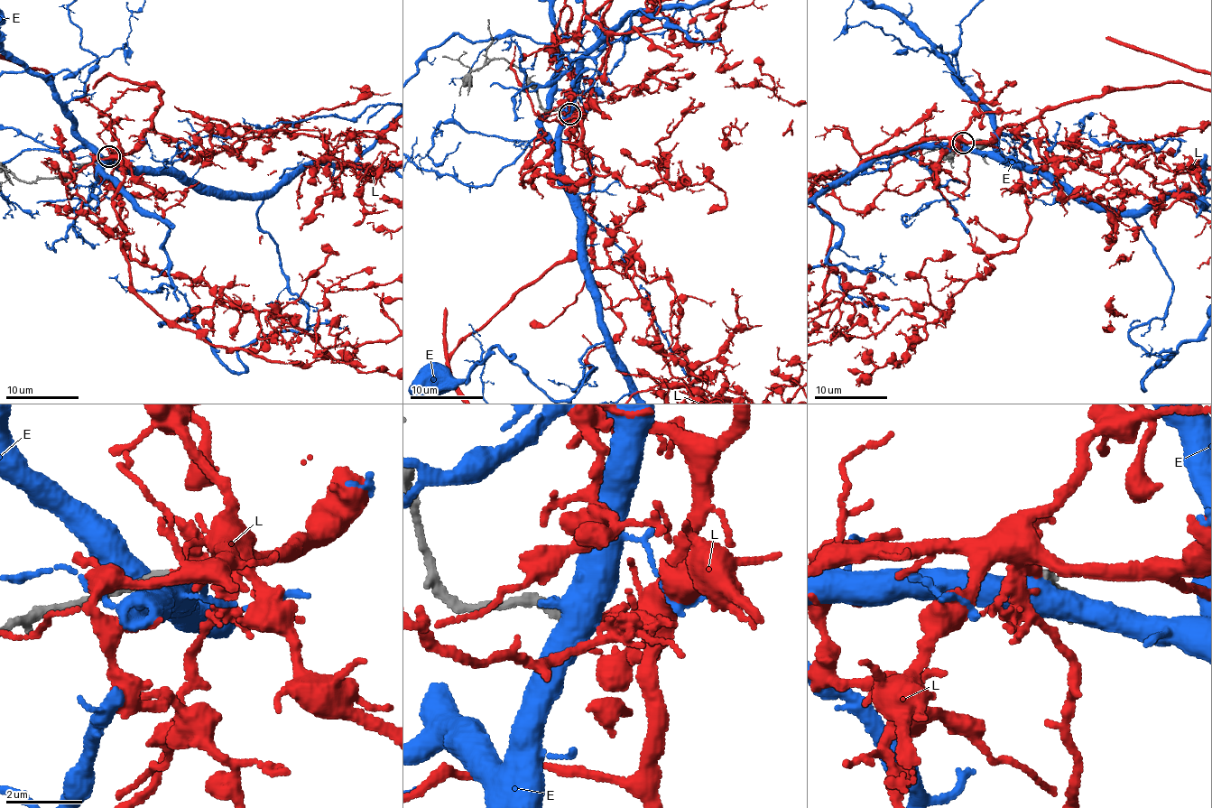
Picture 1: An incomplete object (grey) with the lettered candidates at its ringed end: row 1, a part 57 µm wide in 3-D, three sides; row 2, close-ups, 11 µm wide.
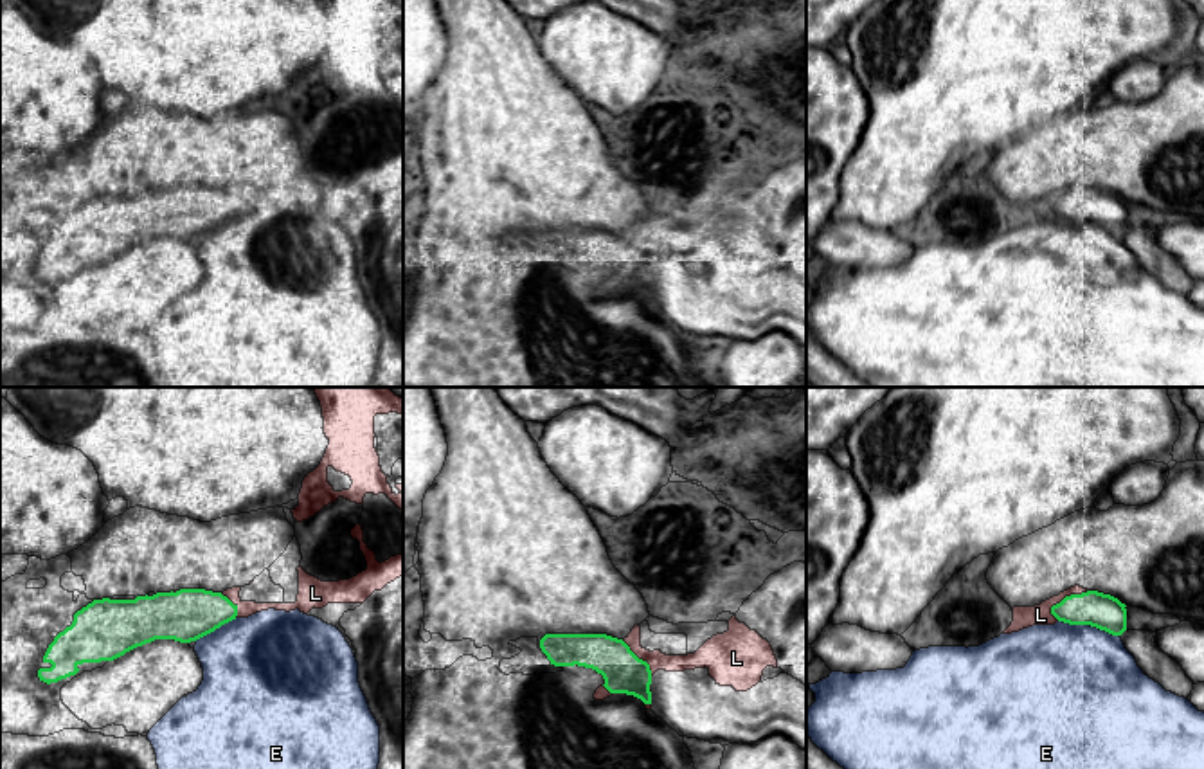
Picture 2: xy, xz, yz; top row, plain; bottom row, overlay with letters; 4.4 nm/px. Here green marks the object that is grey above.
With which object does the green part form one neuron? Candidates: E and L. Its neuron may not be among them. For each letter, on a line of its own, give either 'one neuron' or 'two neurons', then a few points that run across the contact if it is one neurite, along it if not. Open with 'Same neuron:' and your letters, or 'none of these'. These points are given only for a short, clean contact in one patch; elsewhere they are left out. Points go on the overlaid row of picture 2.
Same neuron: none of these
E: two neurons
L: two neurons

